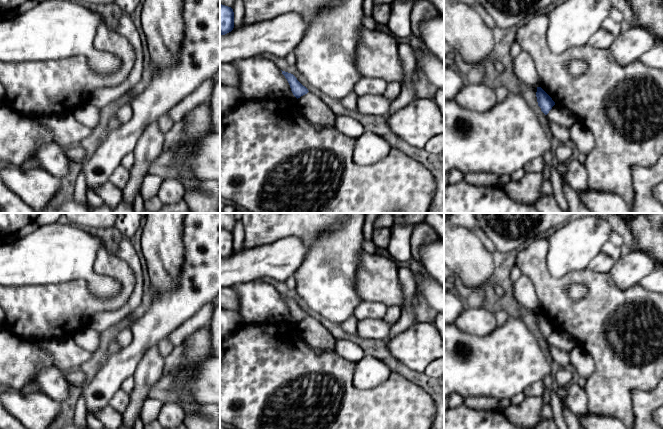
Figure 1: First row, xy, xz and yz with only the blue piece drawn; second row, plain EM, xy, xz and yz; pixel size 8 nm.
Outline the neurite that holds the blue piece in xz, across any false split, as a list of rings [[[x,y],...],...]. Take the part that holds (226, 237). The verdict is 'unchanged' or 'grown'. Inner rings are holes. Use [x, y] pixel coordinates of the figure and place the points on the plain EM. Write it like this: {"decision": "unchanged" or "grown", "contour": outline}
{"decision": "unchanged", "contour": [[[220,228],[220,259],[231,256],[234,252],[234,236],[231,231]]]}

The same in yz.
{"decision": "unchanged", "contour": [[[537,311],[536,321],[541,335],[547,339],[555,329],[555,326],[541,311]]]}

